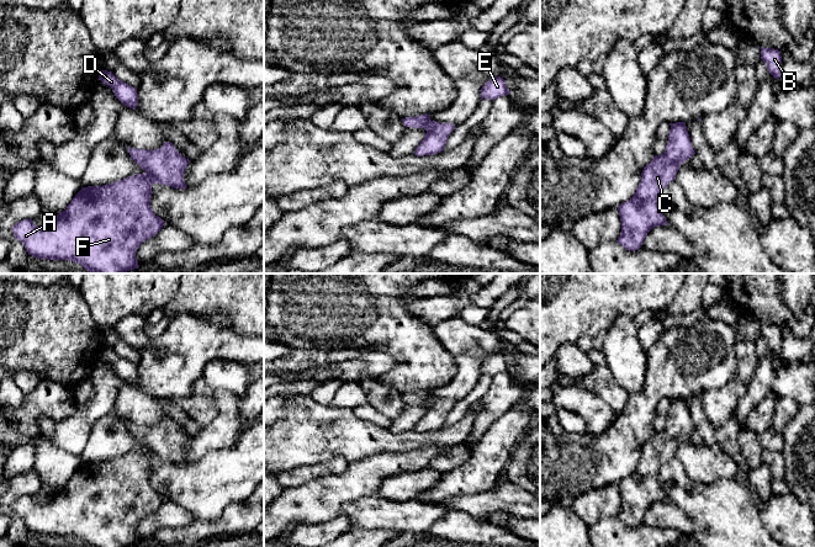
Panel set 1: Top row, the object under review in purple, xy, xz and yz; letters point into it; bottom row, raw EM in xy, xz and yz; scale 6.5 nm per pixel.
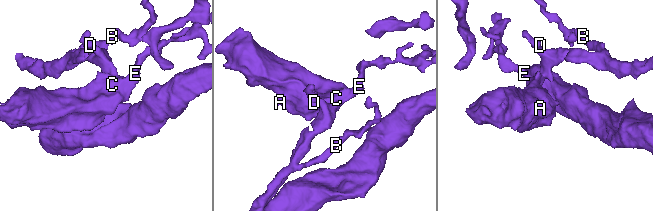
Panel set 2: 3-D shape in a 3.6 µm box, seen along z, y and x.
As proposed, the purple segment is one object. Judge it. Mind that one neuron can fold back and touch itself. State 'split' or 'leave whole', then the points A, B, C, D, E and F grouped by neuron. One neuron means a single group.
leave whole; groups A B C D E F

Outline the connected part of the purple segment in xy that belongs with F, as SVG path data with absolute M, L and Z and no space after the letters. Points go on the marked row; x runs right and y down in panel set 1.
M170 142L159 149L127 148L131 158L144 174L123 180L83 187L67 209L59 212L47 228L38 228L32 219L23 219L12 227L15 239L20 240L28 255L38 259L69 260L85 267L89 274L126 274L138 269L136 251L147 239L154 237L165 224L150 208L152 185L160 184L174 188L186 188L184 172L190 163Z

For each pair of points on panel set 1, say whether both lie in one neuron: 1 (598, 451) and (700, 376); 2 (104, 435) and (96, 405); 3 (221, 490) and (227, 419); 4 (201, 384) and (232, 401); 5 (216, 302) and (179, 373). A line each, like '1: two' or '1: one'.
1: one
2: two
3: two
4: two
5: two

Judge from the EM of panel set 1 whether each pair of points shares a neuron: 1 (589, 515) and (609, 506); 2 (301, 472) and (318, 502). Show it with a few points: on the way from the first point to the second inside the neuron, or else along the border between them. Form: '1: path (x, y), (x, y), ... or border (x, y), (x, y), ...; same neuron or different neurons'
1: path (594, 510), (598, 506), (604, 506); same neuron
2: border (334, 473), (324, 473), (308, 482), (282, 489); different neurons

